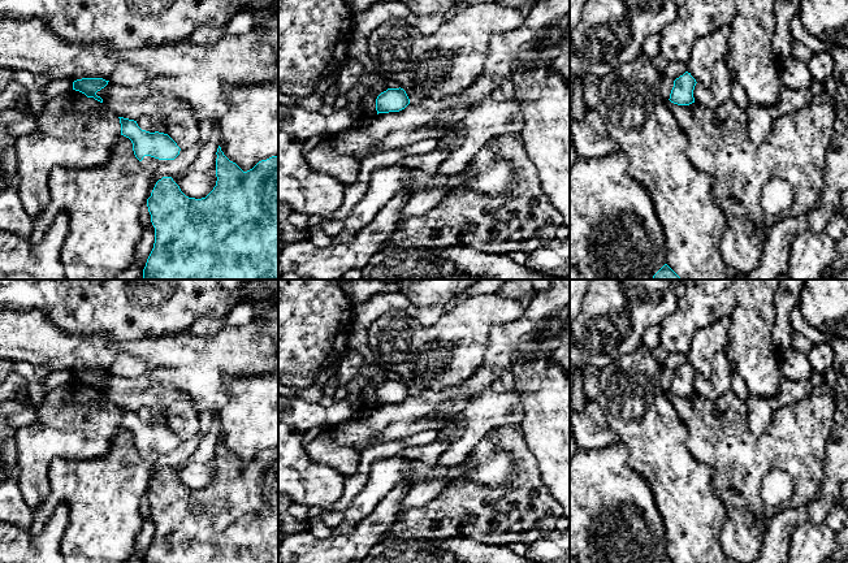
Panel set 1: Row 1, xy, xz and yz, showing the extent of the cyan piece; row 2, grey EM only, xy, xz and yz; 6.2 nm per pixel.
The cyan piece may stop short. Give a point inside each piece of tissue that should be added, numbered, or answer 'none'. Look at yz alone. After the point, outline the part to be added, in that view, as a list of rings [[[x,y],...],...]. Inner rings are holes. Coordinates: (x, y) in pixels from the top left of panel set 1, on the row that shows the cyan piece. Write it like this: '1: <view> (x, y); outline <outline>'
none

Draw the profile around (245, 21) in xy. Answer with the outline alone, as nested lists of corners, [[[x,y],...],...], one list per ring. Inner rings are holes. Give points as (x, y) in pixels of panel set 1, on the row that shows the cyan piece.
[[[243,10],[234,16],[228,26],[212,27],[202,25],[196,27],[190,36],[185,38],[191,44],[215,44],[226,33],[246,34],[258,25],[255,13]]]

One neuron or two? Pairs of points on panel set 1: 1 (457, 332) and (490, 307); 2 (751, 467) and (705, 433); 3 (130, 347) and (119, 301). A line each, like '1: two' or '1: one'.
1: one
2: one
3: two

